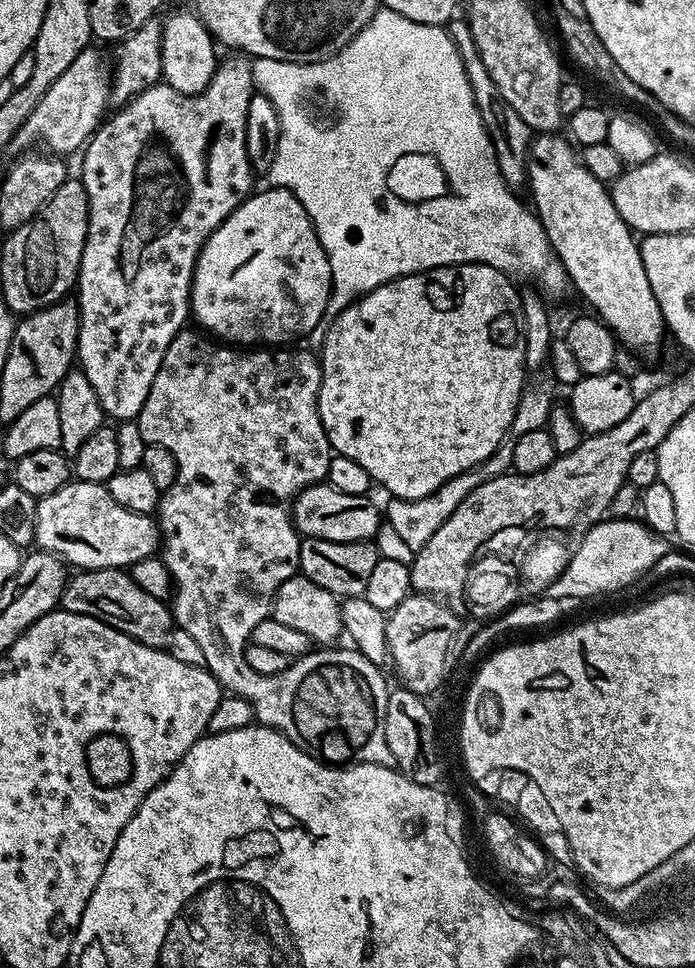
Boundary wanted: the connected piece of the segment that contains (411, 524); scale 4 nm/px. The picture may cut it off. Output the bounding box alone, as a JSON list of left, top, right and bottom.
[382,438,514,553]

